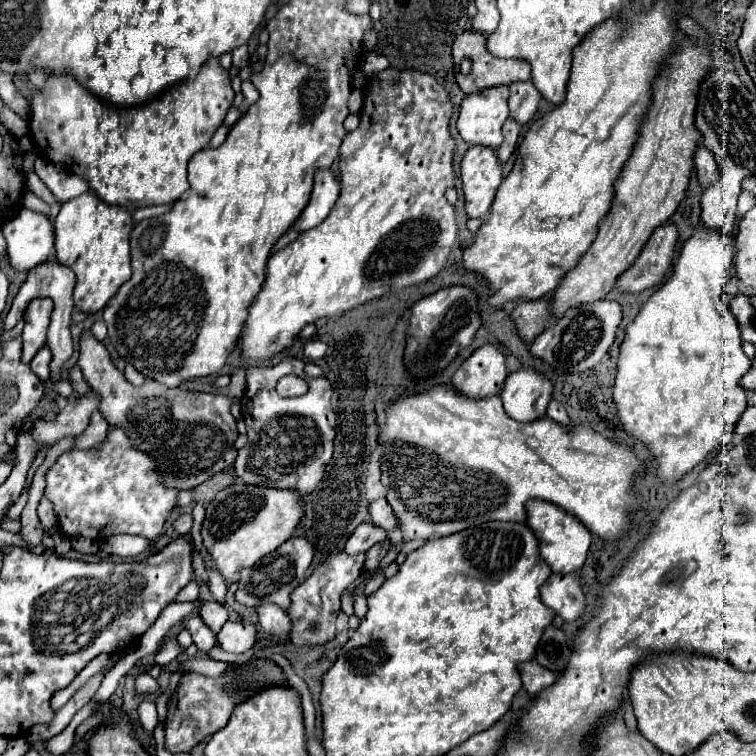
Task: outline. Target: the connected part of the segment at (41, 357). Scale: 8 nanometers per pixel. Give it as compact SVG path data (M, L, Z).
M44 346L44 348L34 356L34 360L30 362L32 372L34 372L40 380L48 380L48 378L50 378L50 360L52 360L52 352L48 350L48 346Z

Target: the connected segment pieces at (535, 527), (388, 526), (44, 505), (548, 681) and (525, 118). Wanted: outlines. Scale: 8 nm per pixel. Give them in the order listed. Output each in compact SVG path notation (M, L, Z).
M528 502L528 526L536 534L536 540L540 544L540 554L552 568L552 572L578 572L586 560L592 536L588 528L570 514L564 514L558 506L552 506L550 502Z
M378 498L370 504L370 514L372 514L372 522L380 528L384 528L386 532L392 532L398 528L396 522L396 514L392 514L392 506L388 506L386 498Z
M45 497L39 502L37 507L37 514L44 528L44 531L50 532L57 523L57 517L55 515L52 503Z
M536 660L520 664L520 676L522 676L524 690L530 696L538 694L542 688L548 688L548 686L552 686L556 682L556 674L550 672L548 668L540 666Z
M530 80L510 84L510 98L508 98L510 118L516 120L520 126L528 124L534 118L538 104L540 104L540 92Z

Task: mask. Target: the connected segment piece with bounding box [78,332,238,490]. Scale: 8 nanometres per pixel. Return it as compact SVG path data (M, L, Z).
M84 332L80 340L80 358L78 366L82 368L82 374L88 382L88 386L100 394L100 414L112 428L124 428L128 434L130 442L138 448L144 450L144 454L152 456L156 462L156 474L162 478L164 486L176 488L176 490L192 490L198 484L206 482L214 474L226 470L232 466L232 460L236 458L236 448L234 440L238 438L236 432L236 420L230 414L232 402L224 394L206 394L206 392L192 392L186 388L168 388L160 386L158 382L144 382L142 386L132 386L124 374L112 364L108 350L104 348L102 342L98 342L90 332Z

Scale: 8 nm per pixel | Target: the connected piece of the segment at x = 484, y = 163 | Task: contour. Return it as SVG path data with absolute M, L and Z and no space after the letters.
M488 146L468 148L460 162L460 180L466 198L466 214L470 218L484 218L502 182L502 164L496 158L496 150Z

